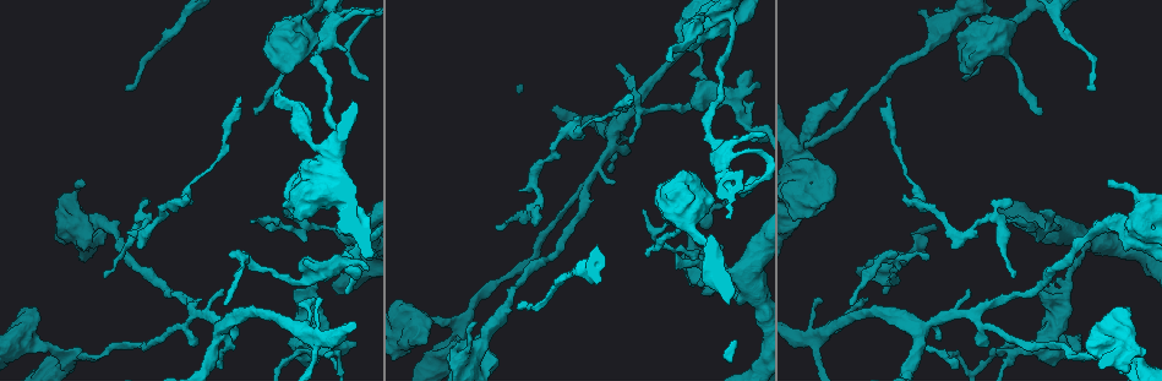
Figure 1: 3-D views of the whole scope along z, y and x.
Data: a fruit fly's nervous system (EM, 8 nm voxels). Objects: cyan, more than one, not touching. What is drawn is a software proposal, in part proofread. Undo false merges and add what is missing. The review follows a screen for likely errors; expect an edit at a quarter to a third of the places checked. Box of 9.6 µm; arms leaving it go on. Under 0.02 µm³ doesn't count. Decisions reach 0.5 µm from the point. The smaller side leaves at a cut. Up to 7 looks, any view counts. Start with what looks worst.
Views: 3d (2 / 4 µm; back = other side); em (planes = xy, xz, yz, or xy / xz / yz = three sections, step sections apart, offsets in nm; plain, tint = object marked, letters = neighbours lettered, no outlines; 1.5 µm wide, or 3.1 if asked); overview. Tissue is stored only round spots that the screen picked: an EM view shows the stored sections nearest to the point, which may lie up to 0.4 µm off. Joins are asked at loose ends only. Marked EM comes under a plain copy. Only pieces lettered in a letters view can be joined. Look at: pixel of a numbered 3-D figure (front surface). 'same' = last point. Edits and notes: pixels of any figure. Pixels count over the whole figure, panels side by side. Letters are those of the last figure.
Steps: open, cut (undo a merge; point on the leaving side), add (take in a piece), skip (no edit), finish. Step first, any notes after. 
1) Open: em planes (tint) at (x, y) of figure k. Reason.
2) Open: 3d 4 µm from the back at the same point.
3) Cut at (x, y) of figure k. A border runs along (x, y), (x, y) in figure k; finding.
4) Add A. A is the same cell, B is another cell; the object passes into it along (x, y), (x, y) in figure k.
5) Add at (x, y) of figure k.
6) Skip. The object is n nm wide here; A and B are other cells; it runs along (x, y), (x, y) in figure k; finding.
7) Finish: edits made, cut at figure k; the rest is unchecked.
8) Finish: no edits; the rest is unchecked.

Open: em planes (letters) at (630, 101) of figure 1. Tapers out.

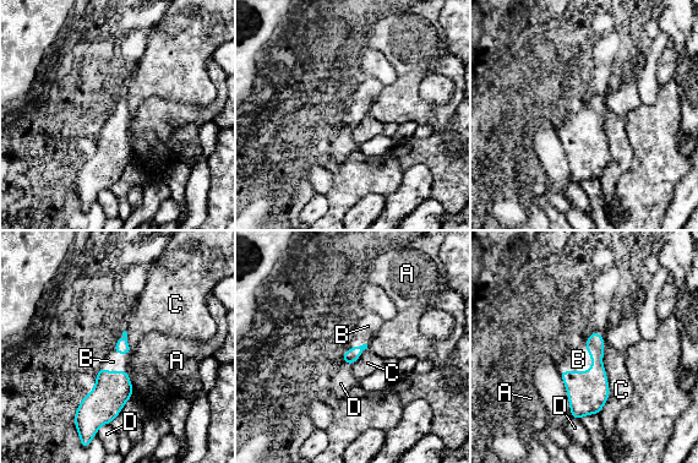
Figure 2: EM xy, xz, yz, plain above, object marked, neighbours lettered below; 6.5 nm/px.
Add B. B is the same cell, A, C and D are other cells; it goes on there.

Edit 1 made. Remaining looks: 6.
Open: overview.

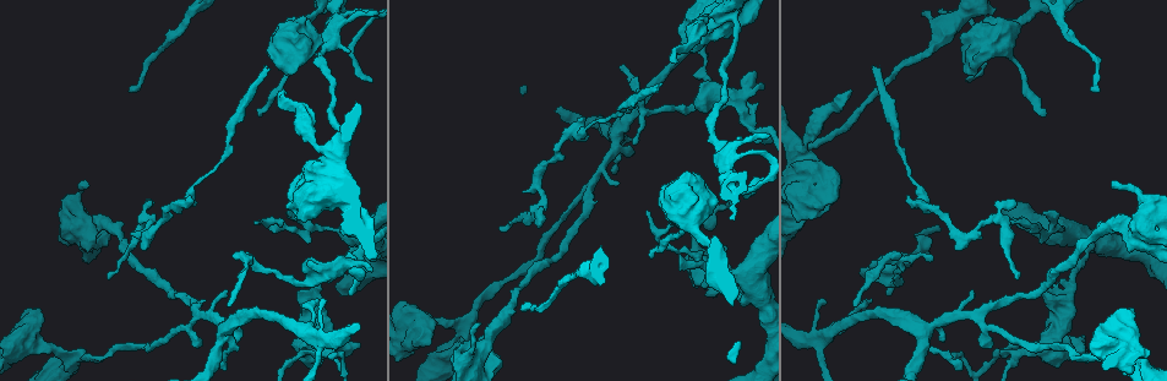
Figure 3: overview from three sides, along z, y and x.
Open: em planes (letters) at (357, 347) of figure 3. Branch stops here.

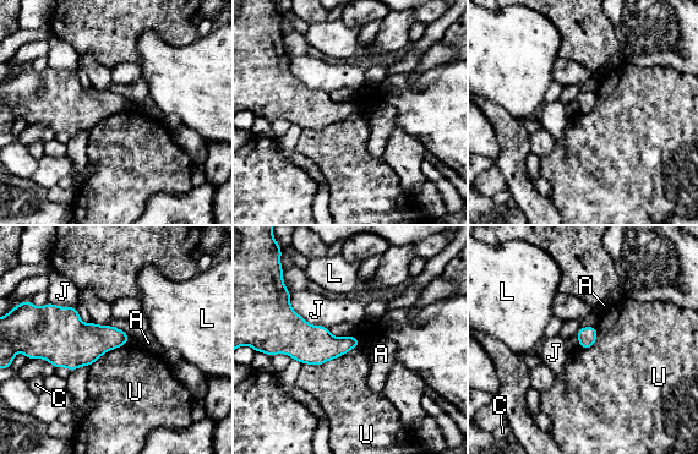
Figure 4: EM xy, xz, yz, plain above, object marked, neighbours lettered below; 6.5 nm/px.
Skip. A, C, J, L and U are other cells; a border runs along (360, 340), (321, 364), (303, 364) in figure 4; none of them fits.

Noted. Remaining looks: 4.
Open: em yz step 4 (letters) at (1097, 88) of figure 3. Long arm stops here.

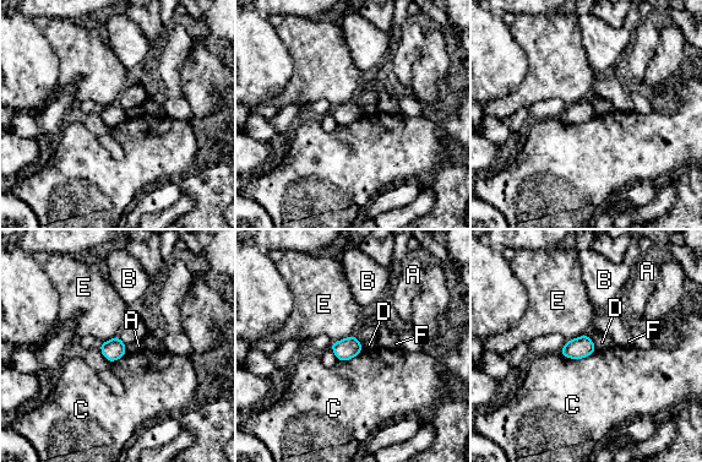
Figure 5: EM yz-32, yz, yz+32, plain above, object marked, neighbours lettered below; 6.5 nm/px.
Skip. A, B, C, D, E and F are other cells; a border runs along (587, 335), (597, 349) in figure 5; none of them fits.

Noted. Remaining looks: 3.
Finish: edits made, add at figure 2; the rest is unchecked.

